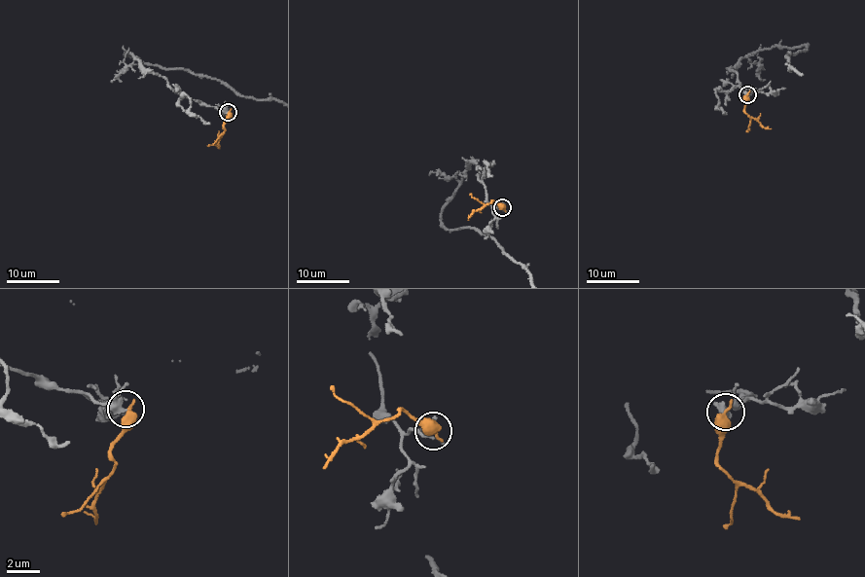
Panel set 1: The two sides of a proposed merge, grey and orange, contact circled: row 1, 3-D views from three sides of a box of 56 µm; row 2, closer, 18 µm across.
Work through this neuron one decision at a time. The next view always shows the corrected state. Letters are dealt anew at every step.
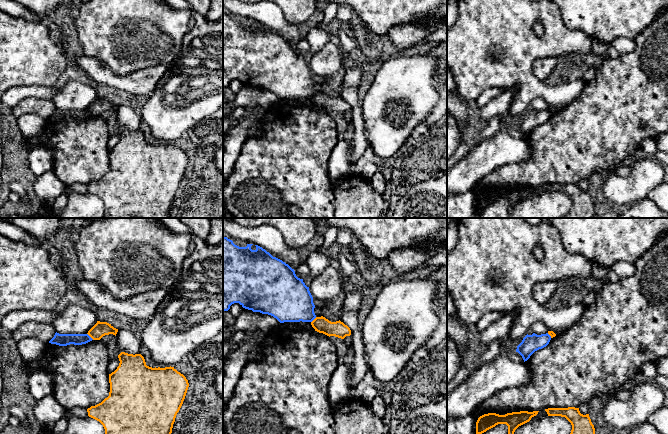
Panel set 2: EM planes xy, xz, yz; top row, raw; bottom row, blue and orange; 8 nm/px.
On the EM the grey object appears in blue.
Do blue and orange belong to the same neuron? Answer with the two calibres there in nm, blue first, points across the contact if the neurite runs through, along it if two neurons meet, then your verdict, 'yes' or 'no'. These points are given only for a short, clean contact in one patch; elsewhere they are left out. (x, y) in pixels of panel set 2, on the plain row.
calibres 100 and 120 nm; border xy (87, 109), (93, 115); no

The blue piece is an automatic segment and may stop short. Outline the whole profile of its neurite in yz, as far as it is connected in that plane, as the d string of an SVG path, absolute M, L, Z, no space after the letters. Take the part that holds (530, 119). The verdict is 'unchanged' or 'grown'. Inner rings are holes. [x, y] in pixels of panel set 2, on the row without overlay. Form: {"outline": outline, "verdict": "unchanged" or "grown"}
{"outline": "M533 109L532 111L526 111L522 118L517 122L516 128L518 128L524 138L527 137L530 132L537 126L546 123L551 116L551 112L546 110L537 111Z", "verdict": "unchanged"}

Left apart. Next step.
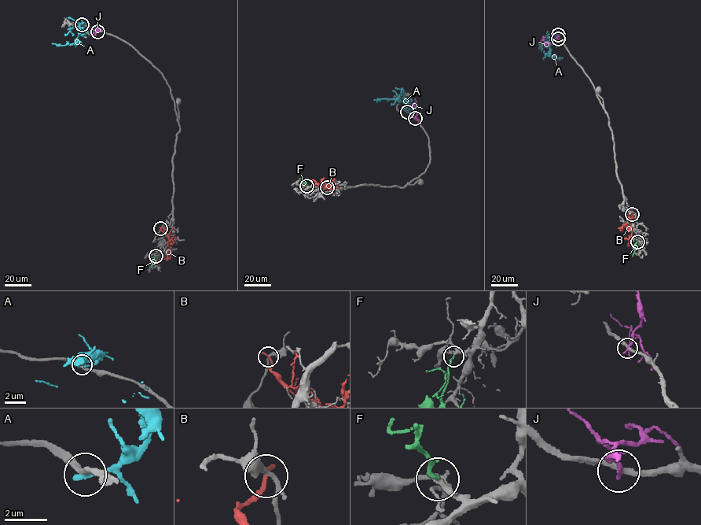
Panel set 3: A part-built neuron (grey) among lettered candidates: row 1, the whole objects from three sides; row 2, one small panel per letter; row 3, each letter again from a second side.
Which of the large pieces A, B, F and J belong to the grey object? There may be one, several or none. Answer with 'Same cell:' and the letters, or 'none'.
Same cell: F

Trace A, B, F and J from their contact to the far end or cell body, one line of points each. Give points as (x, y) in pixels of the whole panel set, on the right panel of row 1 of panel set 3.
A: (557, 35), (549, 35), (547, 44), (550, 56), (556, 59), (563, 57)
B: (632, 214), (630, 219), (631, 236), (628, 245)
F: (637, 242), (632, 256)
J: (558, 38), (545, 45), (543, 36)

